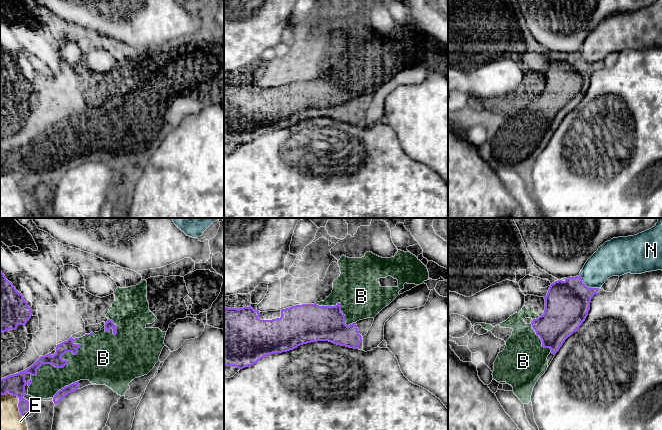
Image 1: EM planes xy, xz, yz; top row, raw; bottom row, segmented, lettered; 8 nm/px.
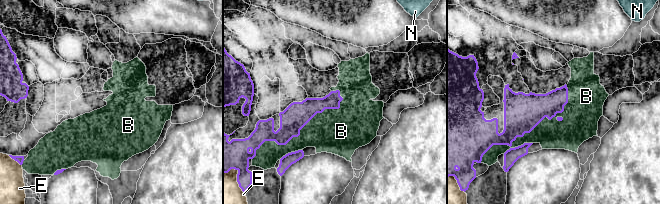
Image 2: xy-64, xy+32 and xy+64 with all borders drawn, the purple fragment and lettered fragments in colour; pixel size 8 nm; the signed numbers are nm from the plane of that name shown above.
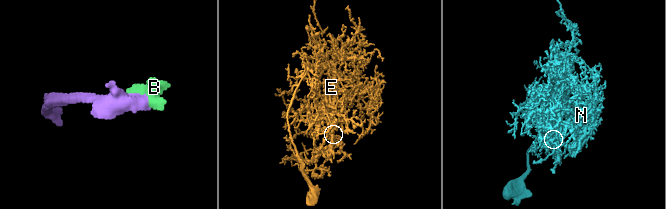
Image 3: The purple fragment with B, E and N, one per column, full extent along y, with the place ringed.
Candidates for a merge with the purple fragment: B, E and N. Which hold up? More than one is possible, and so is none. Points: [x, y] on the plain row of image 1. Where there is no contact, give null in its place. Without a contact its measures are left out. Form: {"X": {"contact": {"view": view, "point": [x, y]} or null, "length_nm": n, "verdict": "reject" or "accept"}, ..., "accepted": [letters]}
{"B": {"contact": {"view": "xy", "point": [67, 137]}, "length_nm": 500, "verdict": "accept"}, "E": {"contact": {"view": "xy", "point": [19, 185]}, "length_nm": 170, "verdict": "reject"}, "N": {"contact": {"view": "yz", "point": [588, 63]}, "length_nm": 200, "verdict": "reject"}, "accepted": ["B"]}

